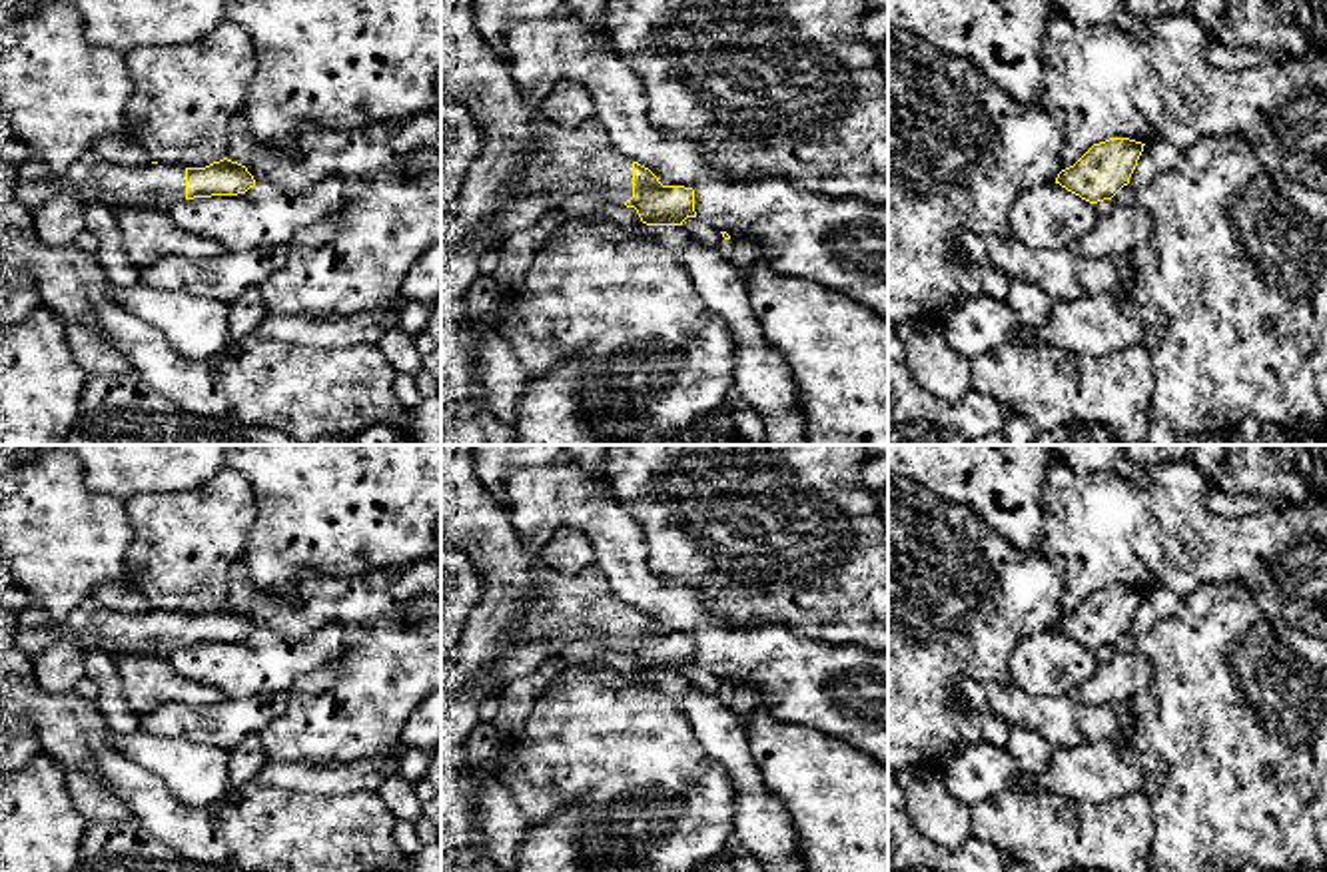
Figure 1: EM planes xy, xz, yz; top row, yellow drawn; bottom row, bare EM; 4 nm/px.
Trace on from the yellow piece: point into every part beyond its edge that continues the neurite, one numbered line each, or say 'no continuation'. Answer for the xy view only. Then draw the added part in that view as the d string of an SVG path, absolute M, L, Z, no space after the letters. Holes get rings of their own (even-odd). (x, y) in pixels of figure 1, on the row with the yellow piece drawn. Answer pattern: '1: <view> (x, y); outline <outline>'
1: xy (156, 186); outline M90 154L70 172L56 174L46 162L32 158L16 168L16 198L34 212L58 194L100 202L114 210L140 208L168 212L186 202L186 168L174 164L116 166Z

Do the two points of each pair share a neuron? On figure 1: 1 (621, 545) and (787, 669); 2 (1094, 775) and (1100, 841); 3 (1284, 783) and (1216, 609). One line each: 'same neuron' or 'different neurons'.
1: same neuron
2: different neurons
3: same neuron

